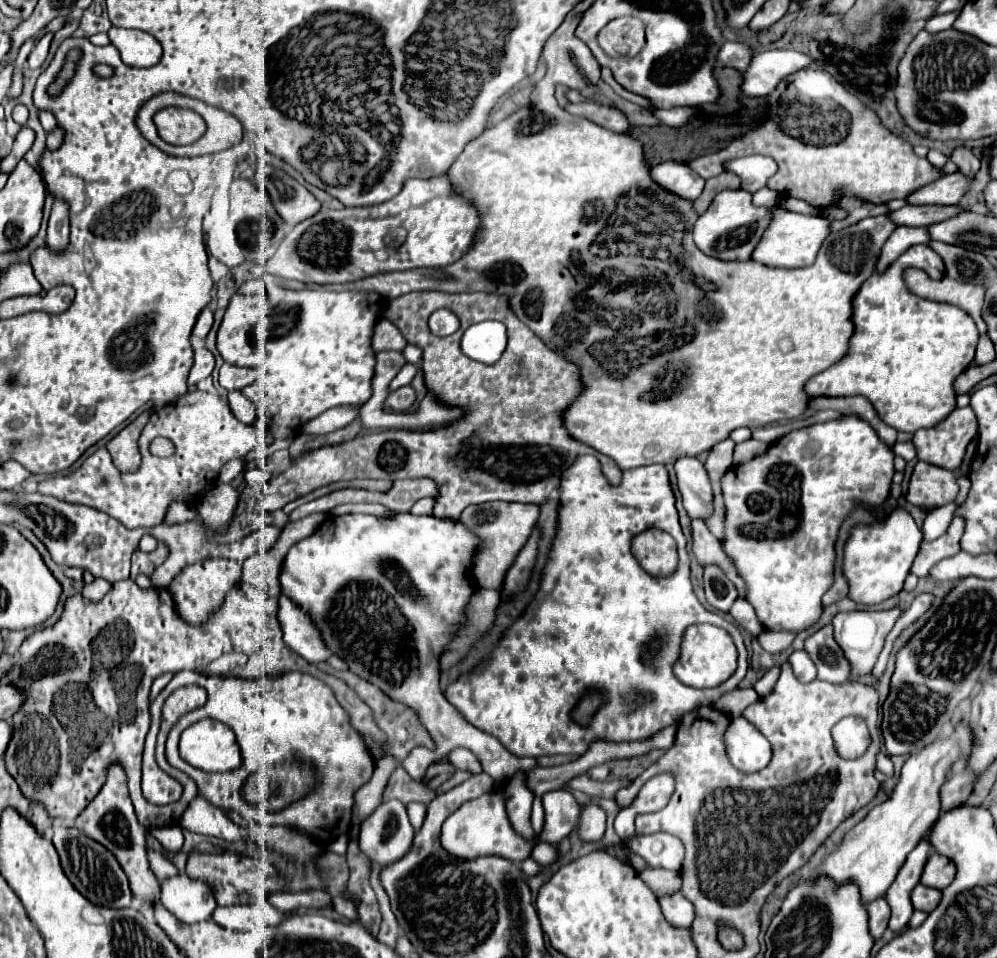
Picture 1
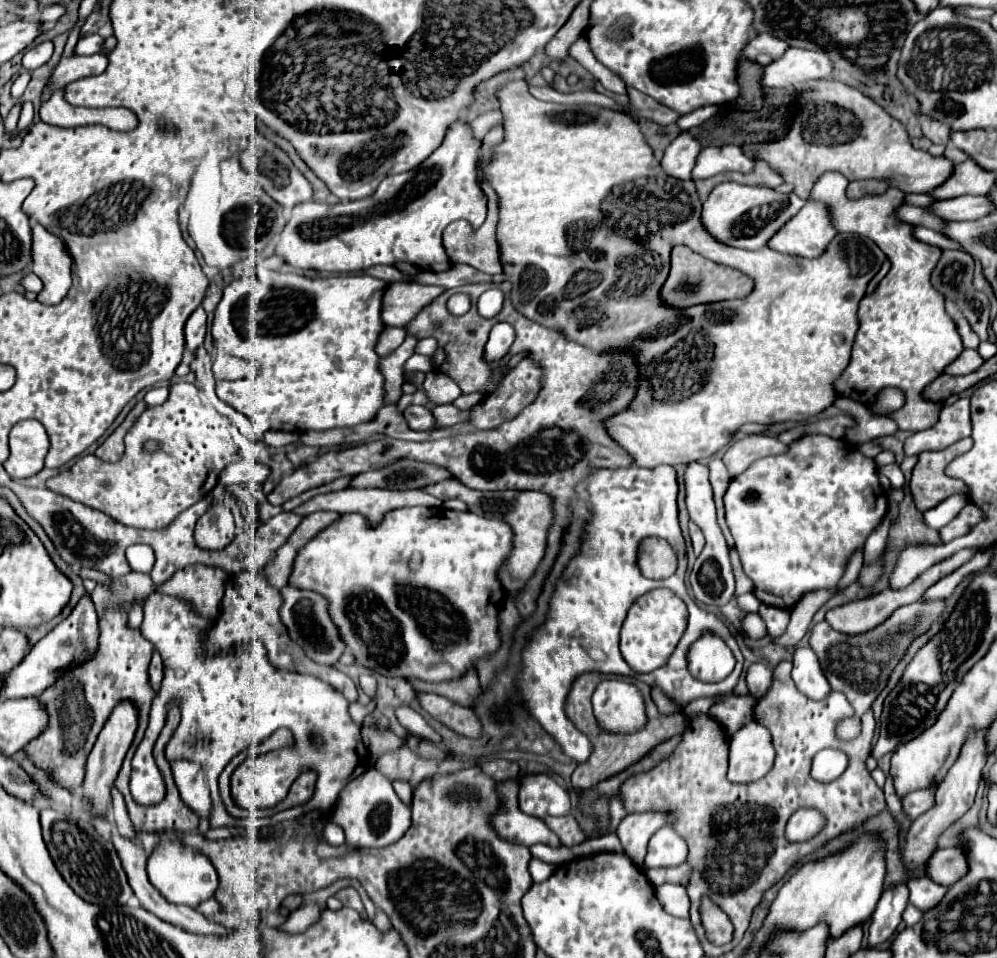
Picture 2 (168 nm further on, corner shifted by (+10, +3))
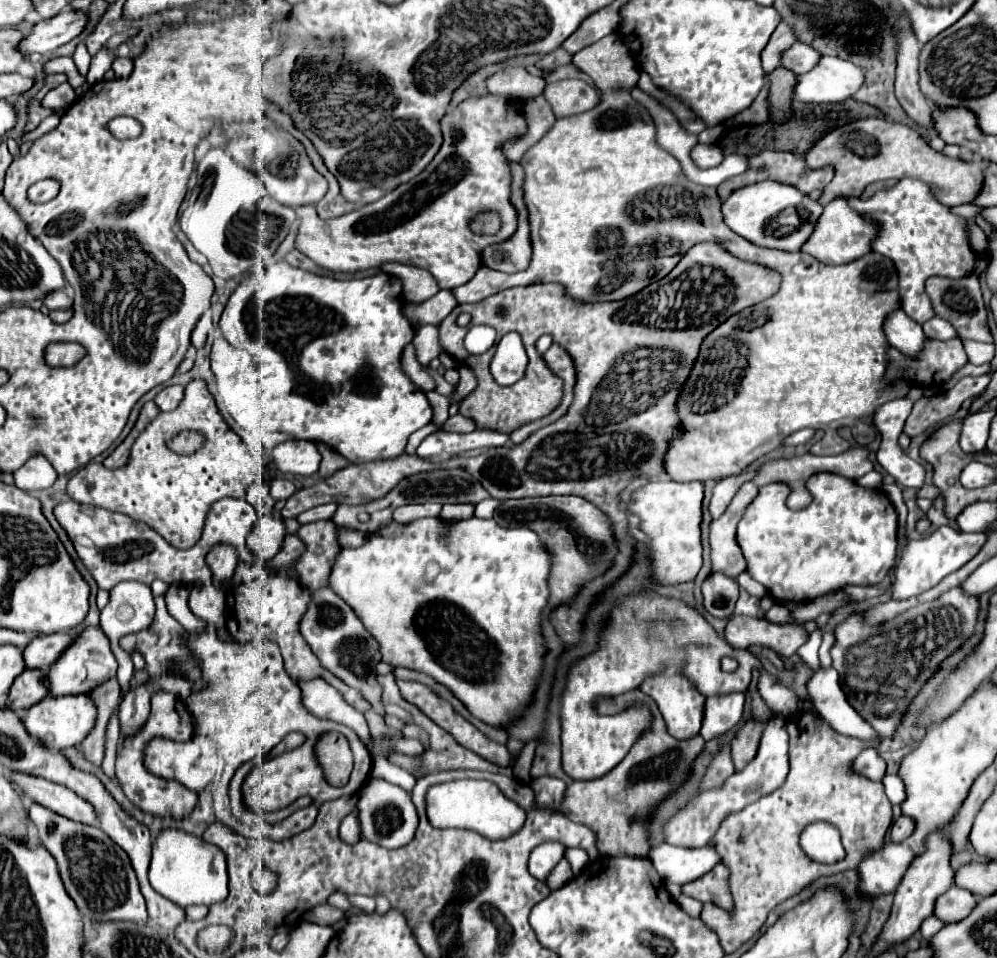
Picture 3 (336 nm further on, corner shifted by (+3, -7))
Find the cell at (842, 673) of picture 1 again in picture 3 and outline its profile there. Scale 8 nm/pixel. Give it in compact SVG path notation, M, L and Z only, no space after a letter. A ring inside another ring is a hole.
M953 587L937 601L923 603L879 625L869 625L861 613L849 615L835 629L837 641L831 649L831 657L833 667L841 677L841 689L855 711L877 727L883 737L893 737L909 703L927 683L927 665L931 679L939 671L943 659L973 635L979 609L981 603L977 595L969 595L961 587Z

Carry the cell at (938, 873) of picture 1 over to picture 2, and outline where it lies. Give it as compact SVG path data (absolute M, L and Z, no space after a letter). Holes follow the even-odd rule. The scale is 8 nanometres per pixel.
M936 849L934 857L926 863L926 877L938 885L954 885L966 873L966 855L962 849Z

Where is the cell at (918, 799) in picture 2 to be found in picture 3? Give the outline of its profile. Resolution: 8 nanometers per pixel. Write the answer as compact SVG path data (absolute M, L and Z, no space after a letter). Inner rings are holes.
M901 815L901 817L891 825L891 843L901 843L901 841L905 841L905 839L913 833L913 829L915 829L915 821L909 819L909 817L905 817L905 815Z

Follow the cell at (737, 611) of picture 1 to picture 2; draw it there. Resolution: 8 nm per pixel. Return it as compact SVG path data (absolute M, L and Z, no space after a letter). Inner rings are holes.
M744 593L736 597L736 603L742 609L742 613L756 613L760 607L760 601L754 597L754 593Z

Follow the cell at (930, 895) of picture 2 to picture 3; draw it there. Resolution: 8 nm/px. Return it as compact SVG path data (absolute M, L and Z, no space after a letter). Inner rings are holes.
M953 885L945 895L937 899L935 917L943 919L945 923L957 923L965 919L969 911L973 911L973 905L977 905L977 897L971 891Z

